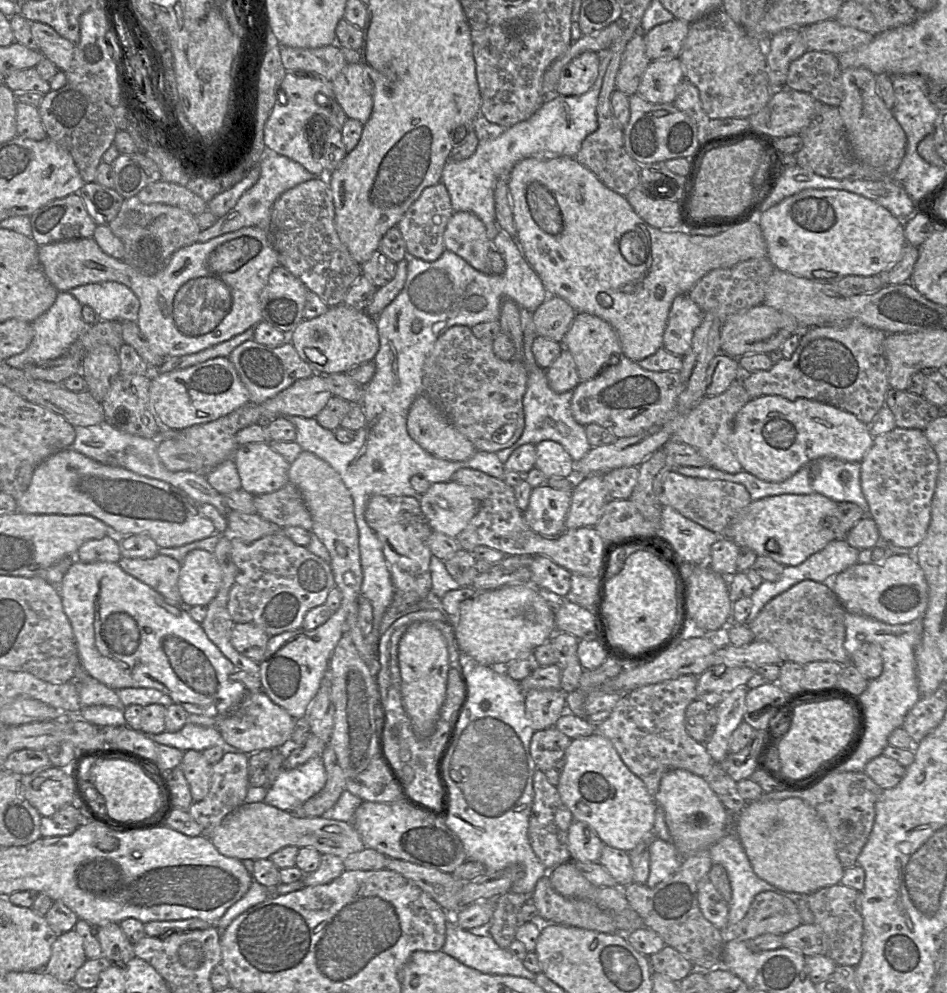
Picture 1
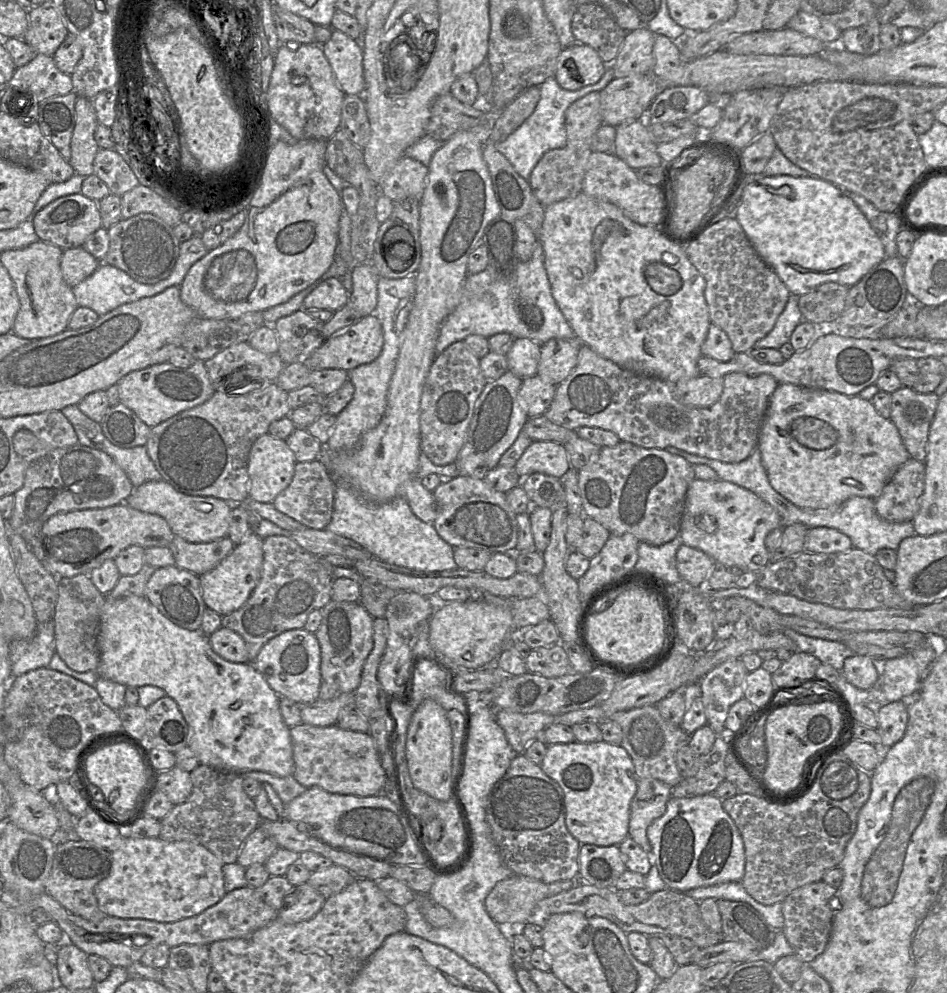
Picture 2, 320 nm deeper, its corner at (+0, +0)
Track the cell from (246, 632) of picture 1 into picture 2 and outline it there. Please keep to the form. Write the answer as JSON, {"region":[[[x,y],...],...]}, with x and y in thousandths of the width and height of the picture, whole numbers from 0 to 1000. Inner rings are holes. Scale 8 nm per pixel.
{"region":[[[232,631],[221,640],[225,656],[247,668],[263,668],[263,659],[257,642],[248,635]]]}

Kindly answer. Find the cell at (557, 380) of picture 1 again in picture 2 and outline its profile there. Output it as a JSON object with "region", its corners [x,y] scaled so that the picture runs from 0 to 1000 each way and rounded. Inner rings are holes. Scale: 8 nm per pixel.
{"region":[[[567,377],[551,382],[548,403],[559,420],[574,419],[585,402],[587,389],[577,385]]]}

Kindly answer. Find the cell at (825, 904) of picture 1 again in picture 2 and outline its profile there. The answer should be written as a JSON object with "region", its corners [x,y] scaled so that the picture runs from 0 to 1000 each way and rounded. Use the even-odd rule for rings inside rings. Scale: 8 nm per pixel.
{"region":[[[869,886],[855,889],[837,896],[827,907],[827,940],[849,971],[855,970],[872,955],[880,931],[882,918],[876,915],[875,906],[885,899],[885,895]]]}

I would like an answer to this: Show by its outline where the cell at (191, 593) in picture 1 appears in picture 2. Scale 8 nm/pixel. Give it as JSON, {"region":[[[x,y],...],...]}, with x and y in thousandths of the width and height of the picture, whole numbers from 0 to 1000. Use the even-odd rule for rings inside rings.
{"region":[[[264,537],[226,573],[210,580],[213,602],[219,612],[233,620],[253,613],[275,584],[278,568],[278,543]]]}

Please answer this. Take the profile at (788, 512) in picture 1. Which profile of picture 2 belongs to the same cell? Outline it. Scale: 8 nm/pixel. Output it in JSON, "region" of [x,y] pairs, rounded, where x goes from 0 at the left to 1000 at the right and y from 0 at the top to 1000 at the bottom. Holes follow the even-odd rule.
{"region":[[[733,482],[727,489],[718,527],[720,546],[728,551],[742,555],[755,566],[765,568],[767,571],[778,570],[787,576],[804,574],[814,566],[813,556],[808,550],[809,540],[822,531],[827,531],[822,516],[787,491],[760,482],[757,484]]]}

